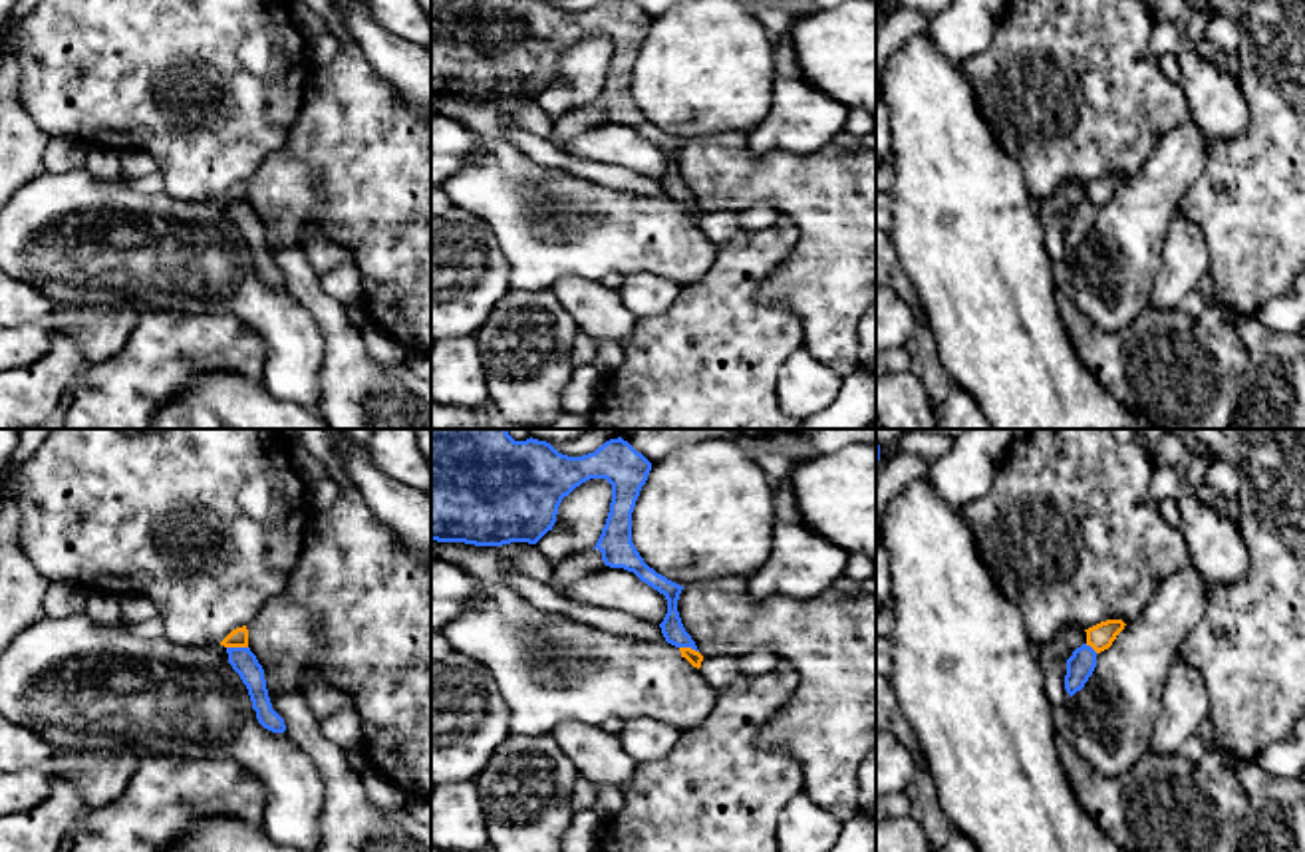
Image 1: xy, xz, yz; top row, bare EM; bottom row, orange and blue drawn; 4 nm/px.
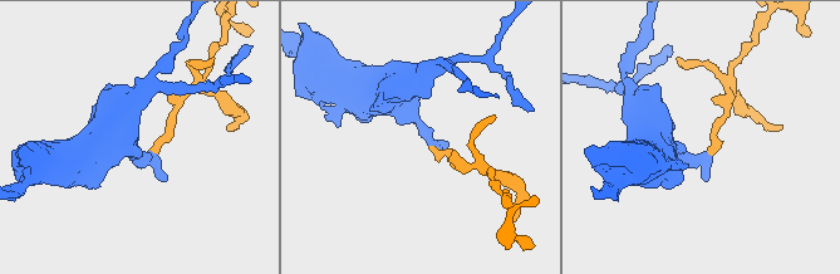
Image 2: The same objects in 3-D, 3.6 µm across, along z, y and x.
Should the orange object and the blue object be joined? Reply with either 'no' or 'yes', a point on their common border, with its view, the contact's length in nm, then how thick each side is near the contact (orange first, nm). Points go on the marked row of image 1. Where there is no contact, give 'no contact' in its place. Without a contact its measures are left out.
no; meets orange in xy at (237, 646); contact 90 nm long; 80 nm thick on the orange side, 100 nm on the other

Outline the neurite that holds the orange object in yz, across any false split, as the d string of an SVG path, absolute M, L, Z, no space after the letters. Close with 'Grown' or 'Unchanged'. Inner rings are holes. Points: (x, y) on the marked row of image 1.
M1106 620L1085 630L1087 645L1090 645L1096 653L1108 649L1124 626L1126 624L1122 620Z. Unchanged

